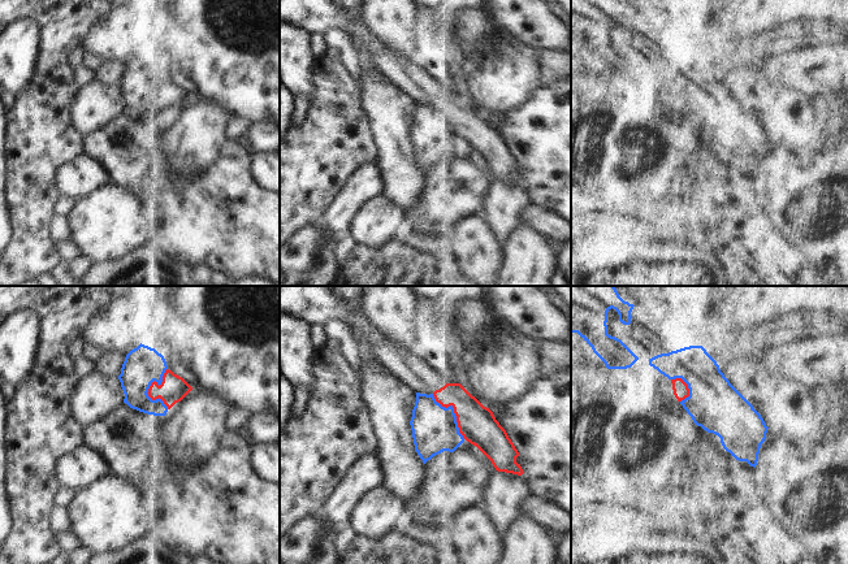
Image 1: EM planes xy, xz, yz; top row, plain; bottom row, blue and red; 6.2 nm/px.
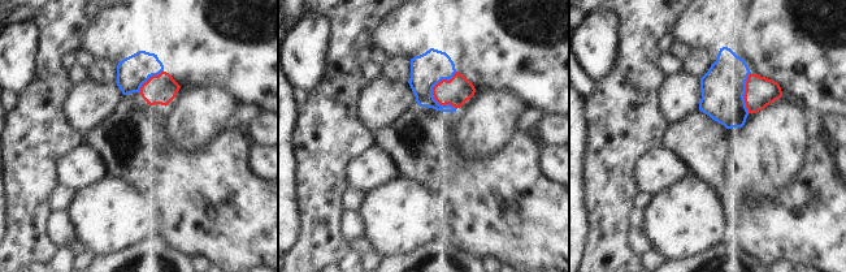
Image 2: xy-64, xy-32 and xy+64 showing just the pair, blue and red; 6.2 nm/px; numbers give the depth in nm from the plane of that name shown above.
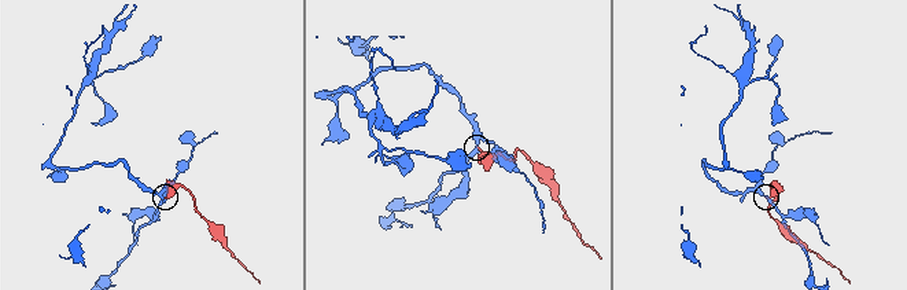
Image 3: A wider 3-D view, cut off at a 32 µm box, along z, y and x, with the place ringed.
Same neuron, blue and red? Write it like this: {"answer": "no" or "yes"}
{"answer": "no"}

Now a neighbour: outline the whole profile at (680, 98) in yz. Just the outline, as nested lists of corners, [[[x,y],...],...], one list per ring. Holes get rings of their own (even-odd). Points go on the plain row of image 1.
[[[650,74],[644,86],[646,92],[669,110],[682,110],[689,105],[688,94],[682,87],[669,88]]]

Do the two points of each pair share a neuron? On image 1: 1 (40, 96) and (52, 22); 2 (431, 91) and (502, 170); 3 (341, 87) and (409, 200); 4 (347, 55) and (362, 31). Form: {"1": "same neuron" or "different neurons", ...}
{"1": "same neuron", "2": "same neuron", "3": "different neurons", "4": "different neurons"}

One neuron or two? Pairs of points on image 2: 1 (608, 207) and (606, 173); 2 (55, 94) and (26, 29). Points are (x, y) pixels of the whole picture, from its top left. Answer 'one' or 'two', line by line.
1: one
2: two

